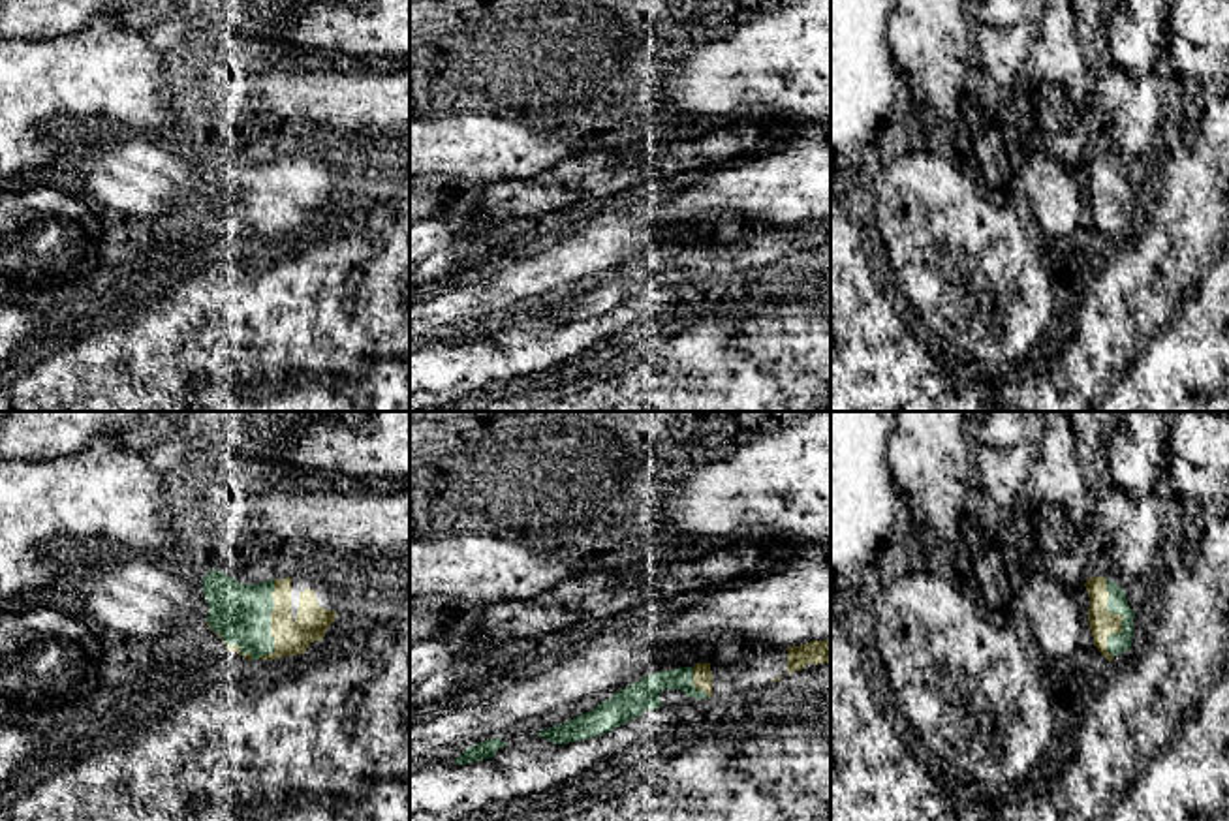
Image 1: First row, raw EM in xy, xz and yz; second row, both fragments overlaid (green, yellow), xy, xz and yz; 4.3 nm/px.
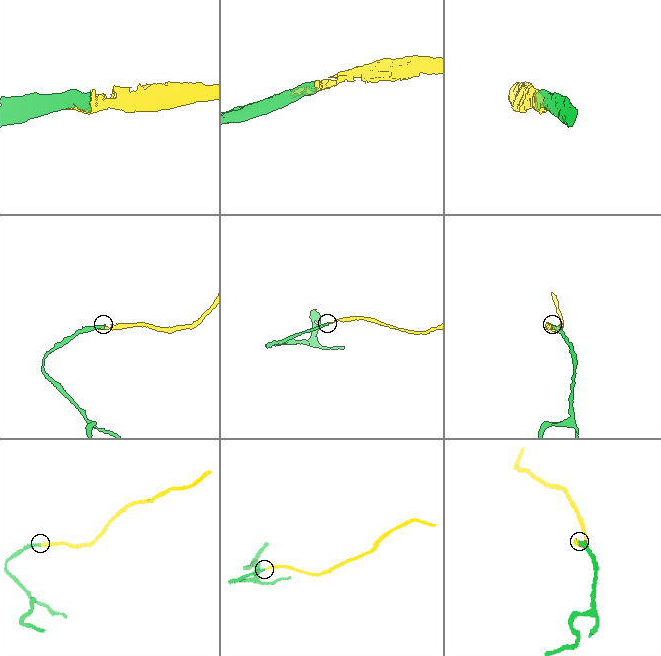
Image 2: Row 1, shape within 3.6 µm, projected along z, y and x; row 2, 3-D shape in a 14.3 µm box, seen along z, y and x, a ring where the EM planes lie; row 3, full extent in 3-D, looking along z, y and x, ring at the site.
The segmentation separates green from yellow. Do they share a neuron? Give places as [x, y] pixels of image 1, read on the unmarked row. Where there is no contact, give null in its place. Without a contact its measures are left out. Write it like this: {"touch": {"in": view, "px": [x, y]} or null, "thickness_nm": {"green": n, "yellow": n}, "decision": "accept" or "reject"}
{"touch": {"in": "yz", "px": [1122, 194]}, "thickness_nm": {"green": 90, "yellow": 120}, "decision": "accept"}

